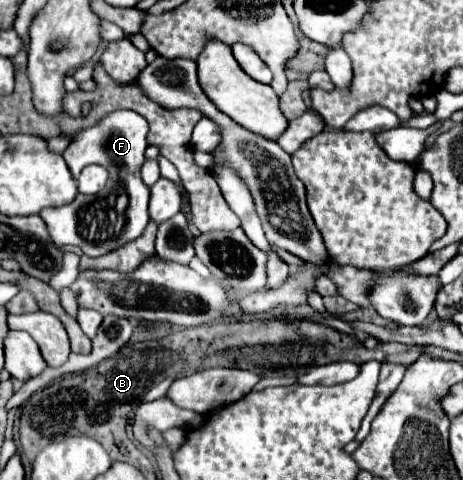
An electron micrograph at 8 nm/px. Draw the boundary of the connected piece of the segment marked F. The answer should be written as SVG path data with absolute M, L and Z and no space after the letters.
M112 111L92 127L80 129L74 135L72 143L64 151L64 161L68 165L82 165L82 163L106 165L110 177L102 193L96 193L96 195L80 193L72 203L46 209L40 213L58 249L66 245L74 245L74 247L80 247L82 253L90 257L98 257L122 245L124 241L130 241L142 235L150 219L148 217L150 189L144 185L140 177L144 151L148 147L146 133L148 133L148 123L146 119L142 119L142 115L134 111Z

